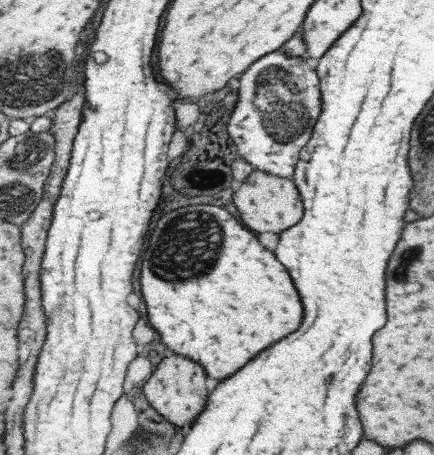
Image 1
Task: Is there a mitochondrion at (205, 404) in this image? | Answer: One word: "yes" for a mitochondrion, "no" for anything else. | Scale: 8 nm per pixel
no

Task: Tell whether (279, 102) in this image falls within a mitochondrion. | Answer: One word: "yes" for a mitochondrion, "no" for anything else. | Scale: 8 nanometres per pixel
yes

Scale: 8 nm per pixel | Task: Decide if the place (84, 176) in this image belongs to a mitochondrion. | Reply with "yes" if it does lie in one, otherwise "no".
no

